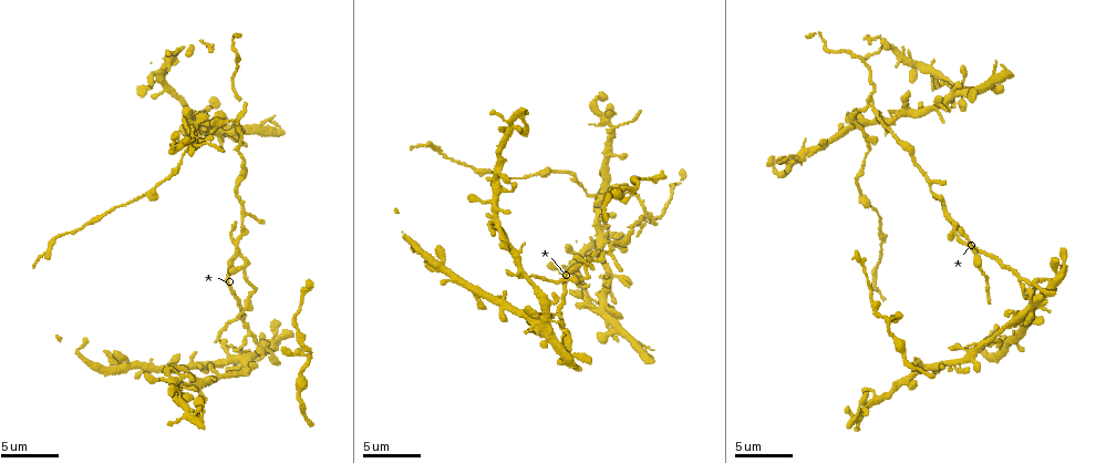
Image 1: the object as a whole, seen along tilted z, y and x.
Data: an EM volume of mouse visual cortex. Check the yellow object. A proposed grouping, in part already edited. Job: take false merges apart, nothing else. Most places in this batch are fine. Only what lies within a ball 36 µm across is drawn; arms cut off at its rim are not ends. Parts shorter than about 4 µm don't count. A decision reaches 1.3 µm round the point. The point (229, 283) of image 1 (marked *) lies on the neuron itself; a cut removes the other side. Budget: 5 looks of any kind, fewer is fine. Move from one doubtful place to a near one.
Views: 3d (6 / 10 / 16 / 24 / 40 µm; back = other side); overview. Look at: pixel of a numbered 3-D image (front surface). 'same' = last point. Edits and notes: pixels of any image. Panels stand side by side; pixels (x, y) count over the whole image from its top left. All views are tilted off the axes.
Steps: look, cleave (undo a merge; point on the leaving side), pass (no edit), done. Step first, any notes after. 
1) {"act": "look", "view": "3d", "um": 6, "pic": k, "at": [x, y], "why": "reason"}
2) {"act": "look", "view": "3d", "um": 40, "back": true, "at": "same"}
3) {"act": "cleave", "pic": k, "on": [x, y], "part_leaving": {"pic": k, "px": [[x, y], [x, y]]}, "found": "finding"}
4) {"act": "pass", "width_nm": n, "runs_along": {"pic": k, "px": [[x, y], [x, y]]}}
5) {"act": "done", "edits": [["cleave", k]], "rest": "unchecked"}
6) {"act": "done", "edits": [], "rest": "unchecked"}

{"act": "look", "view": "3d", "um": 16, "pic": 1, "at": [952, 221], "why": "three arms meet"}

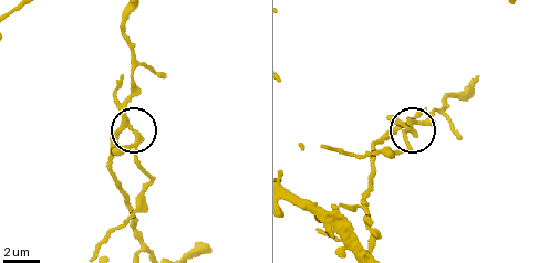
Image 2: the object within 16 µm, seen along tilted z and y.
{"act": "cleave", "pic": 2, "on": [117, 88], "arms": 3, "part_leaving": {"pic": 2, "px": [[408, 124], [412, 129], [399, 149], [353, 154], [321, 145]]}, "found": "a second neuron is stuck on"}

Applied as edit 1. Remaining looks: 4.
{"act": "look", "view": "overview"}

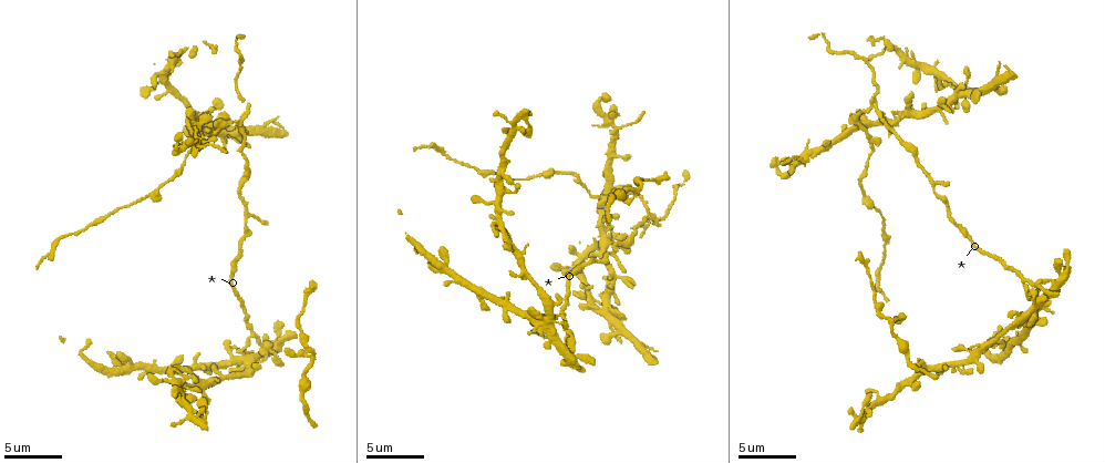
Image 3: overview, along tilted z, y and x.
{"act": "look", "view": "3d", "um": 6, "pic": 3, "at": [184, 377]}

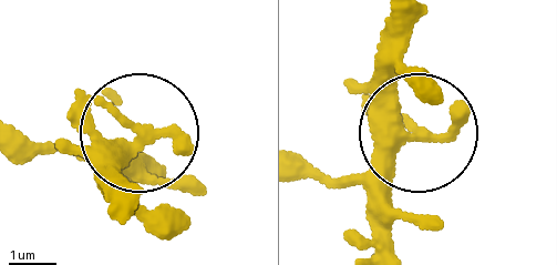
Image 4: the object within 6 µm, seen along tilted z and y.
{"act": "look", "view": "3d", "um": 6, "back": true, "pic": 4, "at": [425, 134], "why": "other side"}

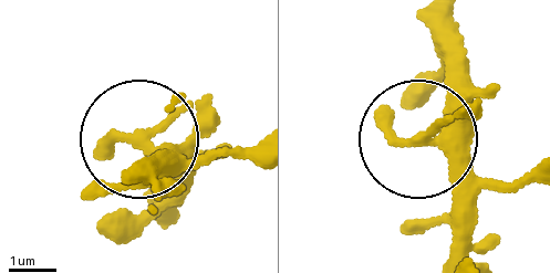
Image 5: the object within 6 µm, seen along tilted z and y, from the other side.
{"act": "pass", "runs_along": {"pic": 5, "px": [[447, 252], [450, 171], [424, 139], [446, 107], [455, 25]]}, "found": "all the same neuron"}

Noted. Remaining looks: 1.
{"act": "done", "edits": [["cleave", 2]], "rest": "unchecked"}

